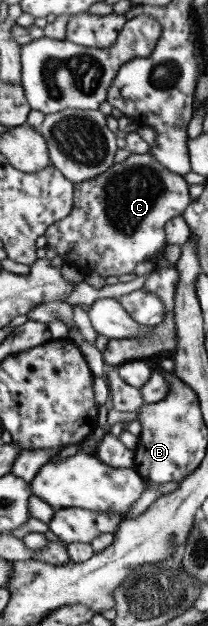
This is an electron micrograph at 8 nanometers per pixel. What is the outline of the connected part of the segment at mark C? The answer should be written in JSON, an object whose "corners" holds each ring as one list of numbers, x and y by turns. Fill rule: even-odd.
{"corners":[[149,152,146,154,130,154,124,162,113,164,110,168,102,172,102,174,79,183,74,183,74,191,72,191,73,207,70,209,70,213,46,227,40,243,45,249,54,250,55,256,58,256,63,264,76,267,76,269,78,269,84,276,95,273,98,277,105,278,109,276,118,277,124,274,131,274,133,273,136,264,147,262,151,256,154,256,154,254,158,254,160,251,164,252,166,246,164,224,171,218,179,217,181,212,190,202,188,196,188,184,186,184,182,177,183,175,166,170,166,168,164,168,164,166,162,166,162,164,160,164]]}

